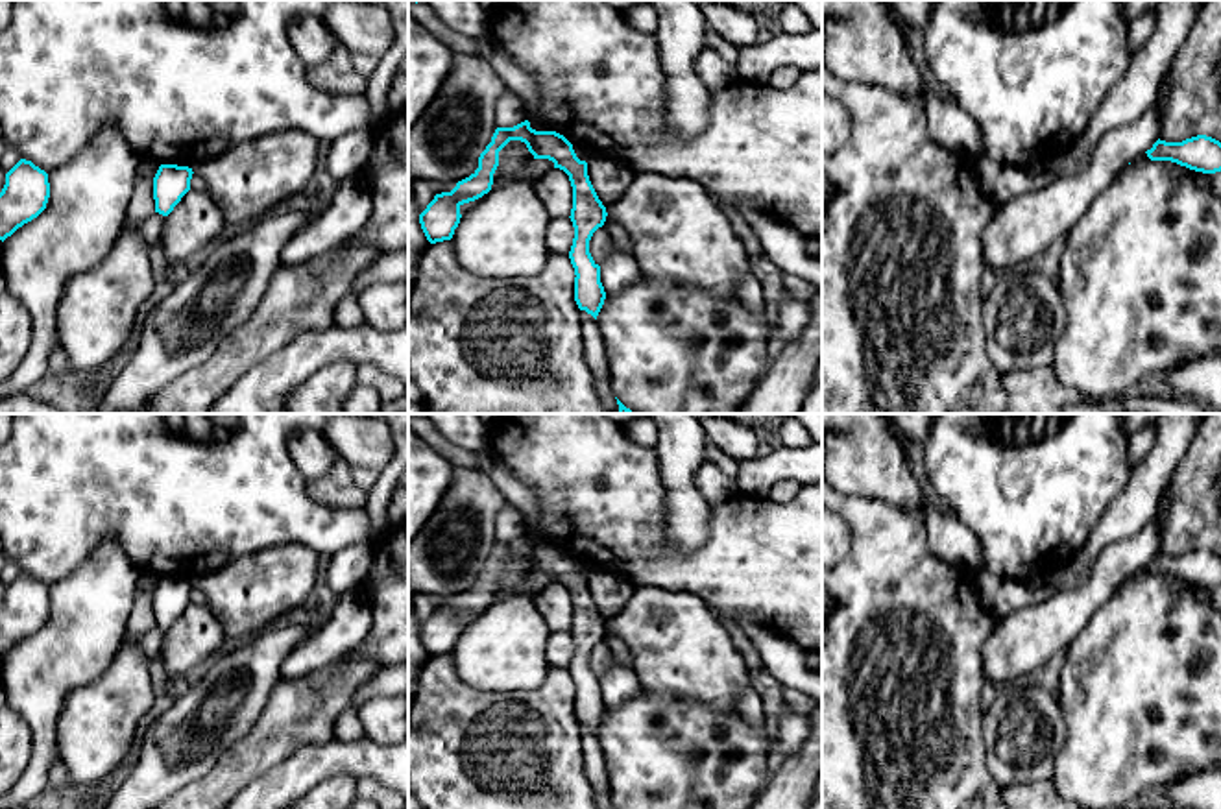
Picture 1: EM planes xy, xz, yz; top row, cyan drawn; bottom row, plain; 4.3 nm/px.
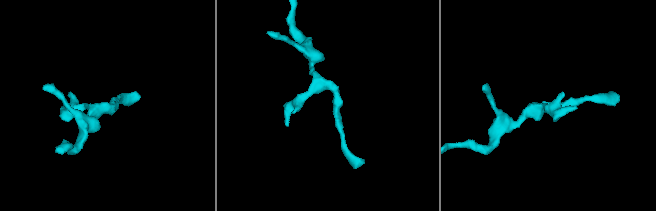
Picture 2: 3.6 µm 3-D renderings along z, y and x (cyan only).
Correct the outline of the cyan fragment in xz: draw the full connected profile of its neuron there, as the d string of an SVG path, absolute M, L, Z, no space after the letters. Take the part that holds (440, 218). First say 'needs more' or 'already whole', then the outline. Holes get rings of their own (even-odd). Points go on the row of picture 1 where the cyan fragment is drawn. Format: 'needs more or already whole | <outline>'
already whole | M525 120L514 127L497 127L491 142L478 157L478 168L465 179L458 181L451 192L436 194L427 209L419 214L421 229L430 244L451 240L460 223L460 207L488 194L493 185L493 174L499 166L499 151L510 142L526 144L534 159L549 159L554 168L569 175L573 187L571 222L574 238L569 251L574 268L574 301L595 320L604 305L606 292L600 283L600 266L589 253L593 233L606 222L606 207L598 199L589 175L587 163L580 161L573 144L556 131L536 131Z

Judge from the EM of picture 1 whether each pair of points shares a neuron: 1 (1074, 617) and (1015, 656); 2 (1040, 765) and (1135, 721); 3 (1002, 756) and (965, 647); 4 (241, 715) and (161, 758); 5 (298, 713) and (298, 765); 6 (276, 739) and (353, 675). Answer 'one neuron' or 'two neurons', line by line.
1: one neuron
2: two neurons
3: two neurons
4: one neuron
5: two neurons
6: one neuron

